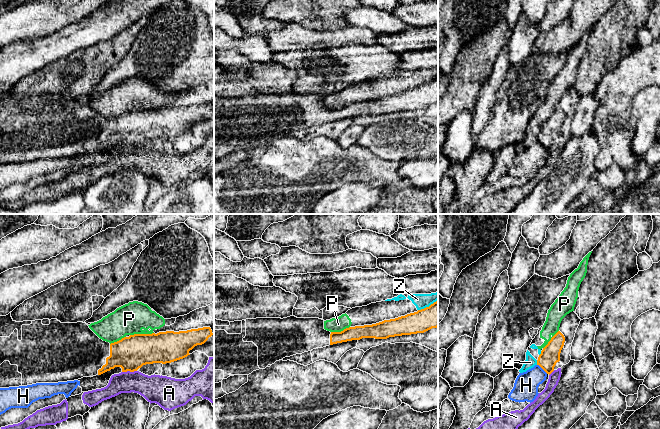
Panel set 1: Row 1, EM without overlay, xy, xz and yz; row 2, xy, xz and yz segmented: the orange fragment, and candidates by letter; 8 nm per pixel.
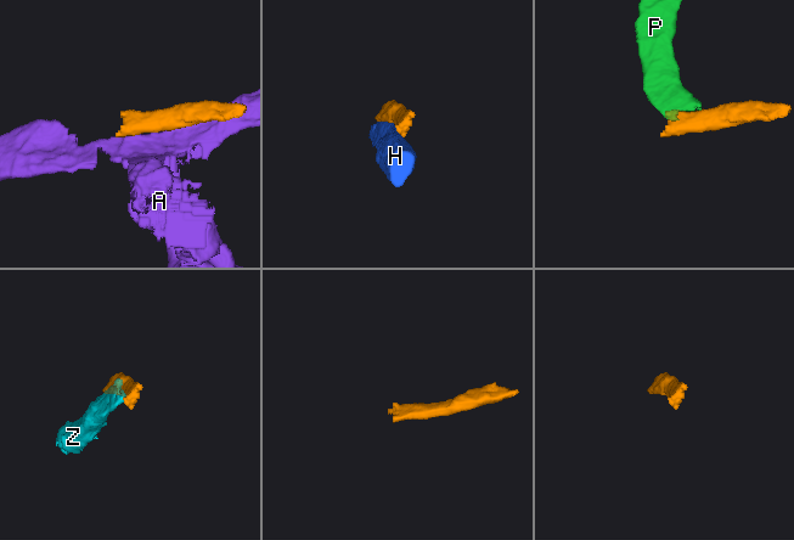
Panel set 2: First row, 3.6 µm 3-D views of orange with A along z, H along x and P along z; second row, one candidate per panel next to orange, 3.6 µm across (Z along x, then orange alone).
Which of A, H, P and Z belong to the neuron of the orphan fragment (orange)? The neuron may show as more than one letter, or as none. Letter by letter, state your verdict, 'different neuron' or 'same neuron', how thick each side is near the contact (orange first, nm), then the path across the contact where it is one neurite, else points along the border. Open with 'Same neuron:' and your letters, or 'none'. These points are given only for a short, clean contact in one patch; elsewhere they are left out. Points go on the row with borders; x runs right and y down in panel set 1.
Same neuron: none
A: different neuron | 280/220 nm
H: different neuron | 160/190 nm
P: different neuron | 280/260 nm | along xy (153, 332), (130, 335)
Z: different neuron | 190/120 nm

